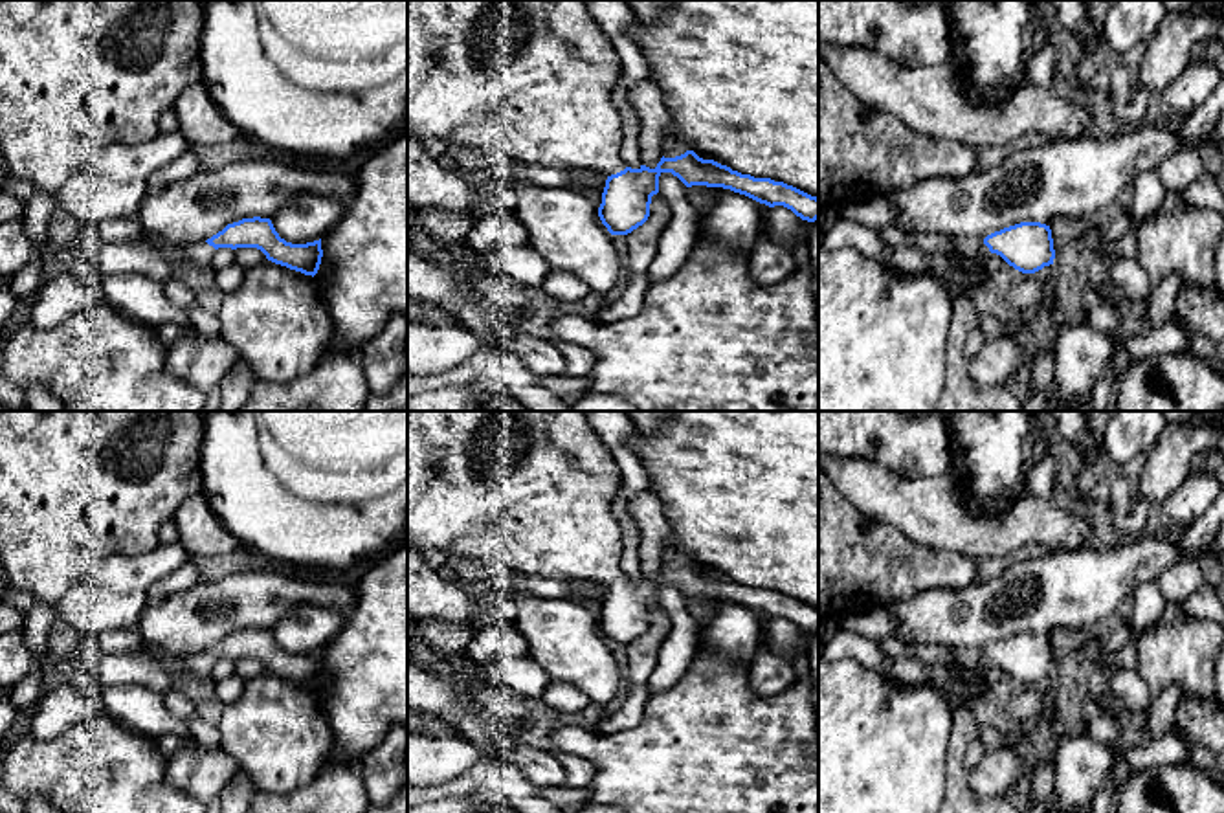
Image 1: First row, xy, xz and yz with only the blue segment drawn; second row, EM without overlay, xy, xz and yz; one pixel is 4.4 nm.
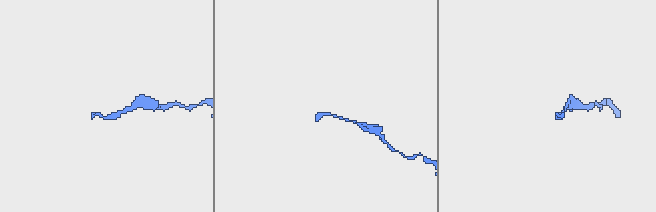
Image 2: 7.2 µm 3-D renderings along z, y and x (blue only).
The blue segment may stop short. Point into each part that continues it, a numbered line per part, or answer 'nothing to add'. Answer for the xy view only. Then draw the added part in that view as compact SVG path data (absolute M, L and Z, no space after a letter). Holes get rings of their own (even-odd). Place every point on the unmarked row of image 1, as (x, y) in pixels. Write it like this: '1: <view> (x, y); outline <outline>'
1: xy (200, 663); outline M141 642L141 650L154 659L163 661L167 666L171 666L172 661L178 661L185 674L209 677L215 659L209 657L206 652L191 653L191 655L172 655L163 646L158 644L145 644Z

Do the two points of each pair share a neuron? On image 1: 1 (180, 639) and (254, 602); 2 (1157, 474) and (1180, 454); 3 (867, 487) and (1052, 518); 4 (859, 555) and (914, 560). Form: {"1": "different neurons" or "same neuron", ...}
{"1": "same neuron", "2": "same neuron", "3": "same neuron", "4": "same neuron"}

